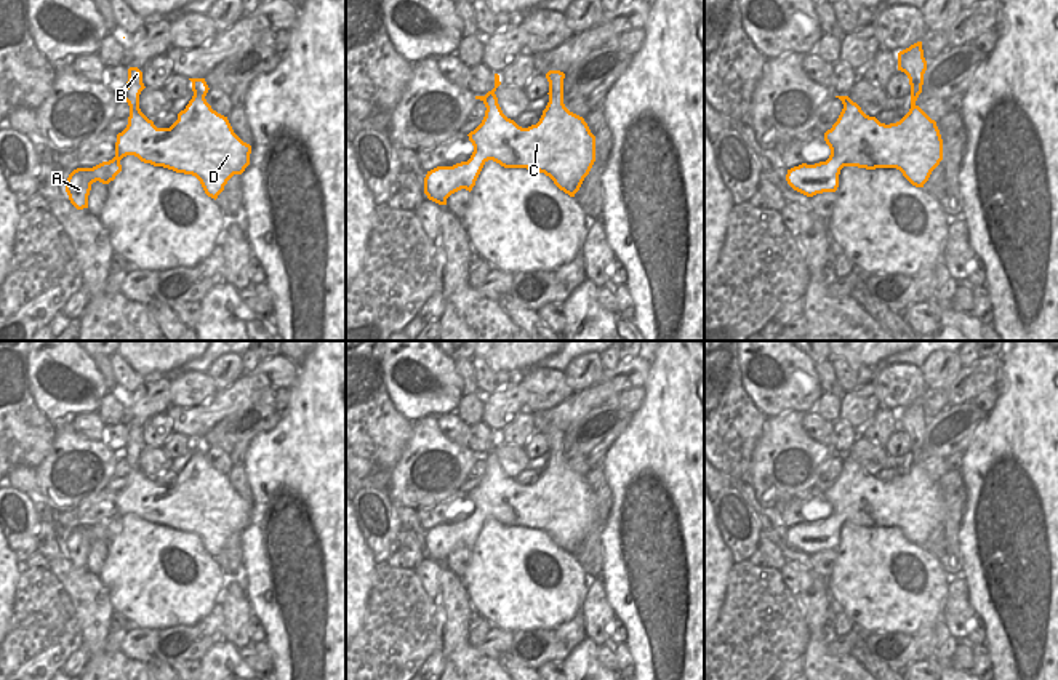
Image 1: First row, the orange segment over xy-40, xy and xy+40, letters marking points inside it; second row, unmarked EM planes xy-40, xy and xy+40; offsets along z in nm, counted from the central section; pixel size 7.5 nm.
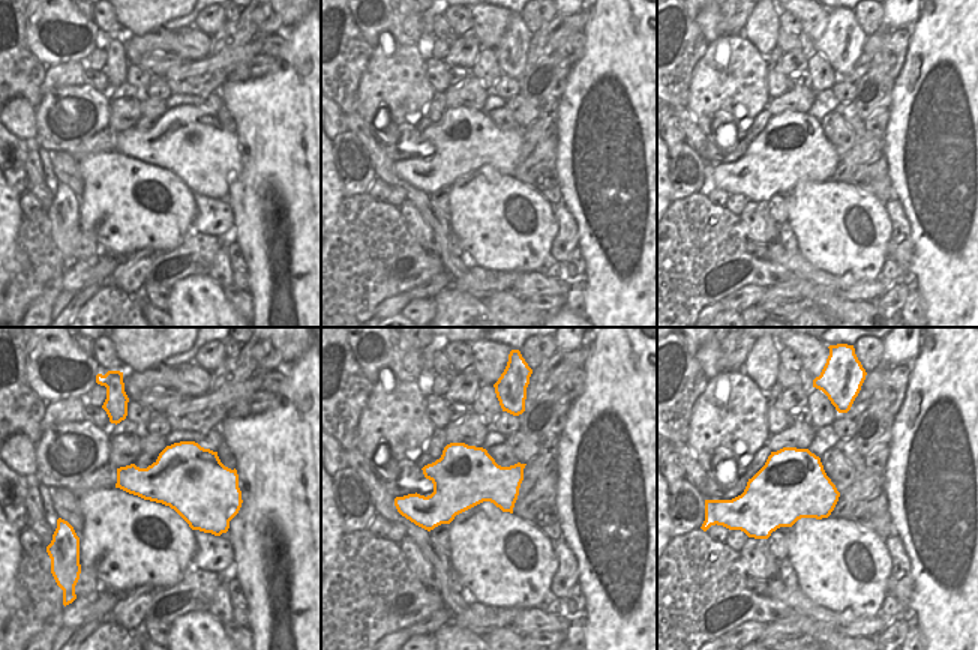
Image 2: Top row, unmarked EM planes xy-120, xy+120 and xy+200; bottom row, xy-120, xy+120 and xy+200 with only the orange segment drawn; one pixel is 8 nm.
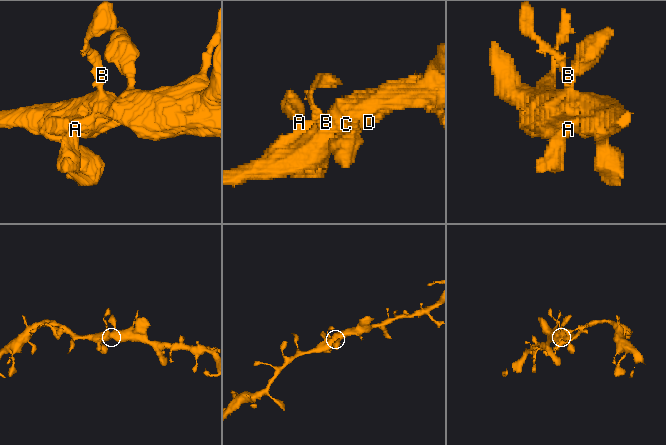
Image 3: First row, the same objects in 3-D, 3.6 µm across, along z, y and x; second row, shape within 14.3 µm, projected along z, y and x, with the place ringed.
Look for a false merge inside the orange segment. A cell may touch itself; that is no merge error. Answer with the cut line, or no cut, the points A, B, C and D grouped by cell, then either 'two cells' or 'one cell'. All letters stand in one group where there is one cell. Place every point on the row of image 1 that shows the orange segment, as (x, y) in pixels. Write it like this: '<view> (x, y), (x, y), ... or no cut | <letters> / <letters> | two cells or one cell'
no cut | A B C D | one cell

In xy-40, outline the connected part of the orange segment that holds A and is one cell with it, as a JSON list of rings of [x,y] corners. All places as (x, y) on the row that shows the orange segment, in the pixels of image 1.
[[[128,69],[126,88],[115,94],[130,106],[126,128],[117,134],[115,157],[93,168],[77,168],[66,181],[66,192],[77,210],[88,208],[91,184],[109,184],[122,171],[120,160],[134,155],[144,163],[195,176],[211,198],[224,190],[234,174],[250,165],[251,146],[232,130],[227,117],[206,102],[205,78],[189,78],[194,96],[170,128],[157,128],[139,109],[139,94],[146,88],[142,72]]]

